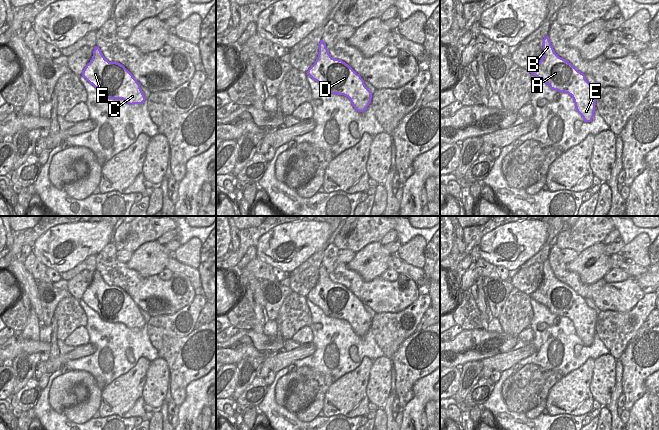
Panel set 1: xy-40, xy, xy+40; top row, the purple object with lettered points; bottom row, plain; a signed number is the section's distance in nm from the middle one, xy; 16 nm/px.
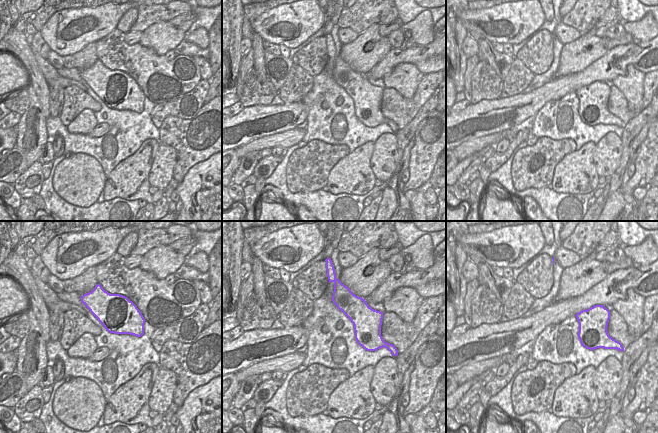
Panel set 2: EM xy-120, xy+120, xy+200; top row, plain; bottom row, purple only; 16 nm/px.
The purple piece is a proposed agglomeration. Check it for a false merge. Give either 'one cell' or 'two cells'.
one cell

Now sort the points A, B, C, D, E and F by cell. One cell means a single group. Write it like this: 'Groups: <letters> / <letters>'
Groups: A B C D E F

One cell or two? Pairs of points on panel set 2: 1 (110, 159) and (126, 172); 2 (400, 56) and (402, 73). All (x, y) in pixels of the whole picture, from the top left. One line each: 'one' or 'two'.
1: two
2: two

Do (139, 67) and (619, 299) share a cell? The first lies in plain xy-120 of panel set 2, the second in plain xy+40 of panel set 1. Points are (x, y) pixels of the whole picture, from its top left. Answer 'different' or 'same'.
same

